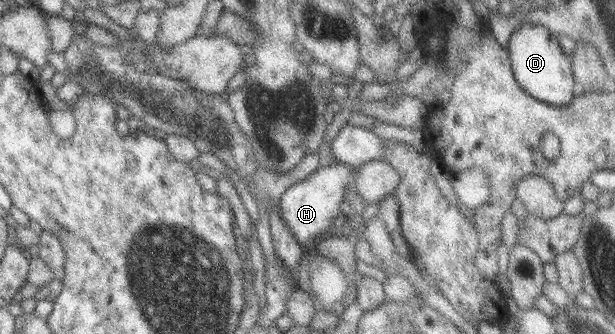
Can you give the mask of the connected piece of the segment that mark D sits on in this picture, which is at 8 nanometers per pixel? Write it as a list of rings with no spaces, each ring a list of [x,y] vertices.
[[[524,21],[511,33],[505,49],[514,80],[523,92],[554,107],[571,102],[573,81],[570,57],[561,51],[557,37],[551,35],[545,27],[535,21]]]

